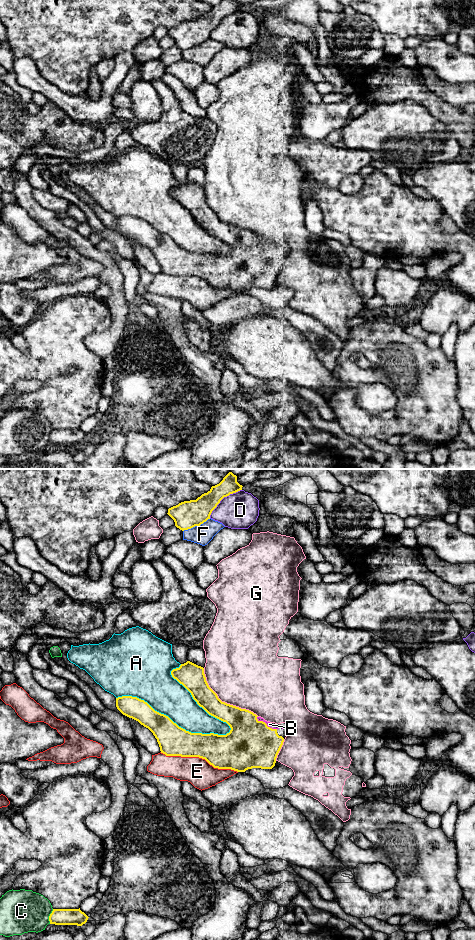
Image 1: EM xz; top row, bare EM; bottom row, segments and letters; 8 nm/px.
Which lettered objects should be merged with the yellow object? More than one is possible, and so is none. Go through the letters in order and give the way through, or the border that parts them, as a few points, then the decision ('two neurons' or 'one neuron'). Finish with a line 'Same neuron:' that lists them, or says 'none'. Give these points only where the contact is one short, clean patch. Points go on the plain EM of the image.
A: two neurons
B: across xz (250, 263), (266, 244), (269, 244) | one neuron
C: two neurons
D: two neurons
E: two neurons
F: two neurons
G: two neurons
Same neuron: B

